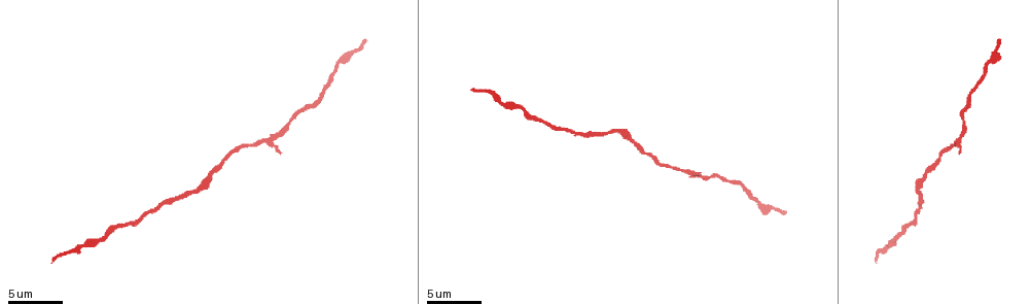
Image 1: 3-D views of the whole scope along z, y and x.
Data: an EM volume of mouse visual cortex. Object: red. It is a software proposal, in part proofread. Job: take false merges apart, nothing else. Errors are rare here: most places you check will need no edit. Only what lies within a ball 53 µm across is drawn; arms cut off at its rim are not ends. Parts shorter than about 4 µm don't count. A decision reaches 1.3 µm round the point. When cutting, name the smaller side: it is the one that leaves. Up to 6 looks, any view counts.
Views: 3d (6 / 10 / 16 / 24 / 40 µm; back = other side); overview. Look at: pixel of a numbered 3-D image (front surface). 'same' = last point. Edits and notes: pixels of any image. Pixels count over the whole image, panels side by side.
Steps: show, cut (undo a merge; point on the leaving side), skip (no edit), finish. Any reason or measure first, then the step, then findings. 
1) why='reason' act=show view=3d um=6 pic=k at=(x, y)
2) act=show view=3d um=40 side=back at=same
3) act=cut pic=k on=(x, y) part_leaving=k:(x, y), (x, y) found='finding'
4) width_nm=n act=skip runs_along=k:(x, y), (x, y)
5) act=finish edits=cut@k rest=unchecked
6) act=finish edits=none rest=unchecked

why='sudden change in width' act=show view=3d um=16 pic=1 at=(539, 120)

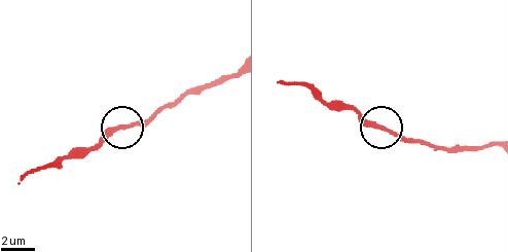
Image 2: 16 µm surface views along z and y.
act=show view=3d um=16 side=back pic=2 at=(380, 126)

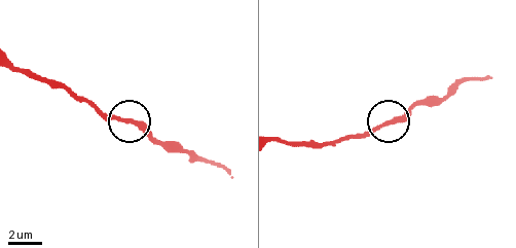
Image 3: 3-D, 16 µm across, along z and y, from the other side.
act=skip runs_along=3:(279, 139), (291, 143), (353, 139), (399, 120), (422, 101) found='one neuron here'

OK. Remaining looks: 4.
why='three-way junction' act=show view=3d um=10 pic=1 at=(683, 170)

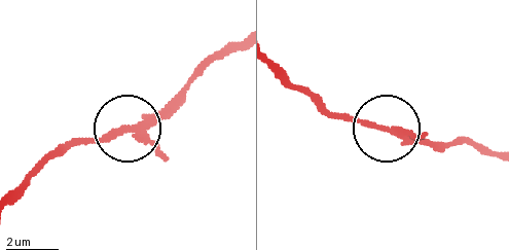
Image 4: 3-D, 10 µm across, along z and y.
width_nm=200 act=skip runs_along=4:(23, 187), (74, 145), (147, 121), (191, 79) found='one neuron here'

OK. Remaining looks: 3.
why='thick turns thin' act=show view=3d um=10 pic=1 at=(619, 129)

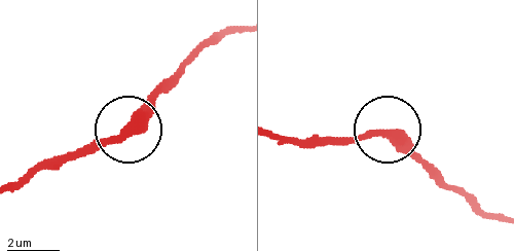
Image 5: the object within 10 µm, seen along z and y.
act=skip runs_along=5:(433, 170), (381, 133), (318, 139) found='one neuron here'

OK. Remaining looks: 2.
act=finish edits=none rest=unchecked

